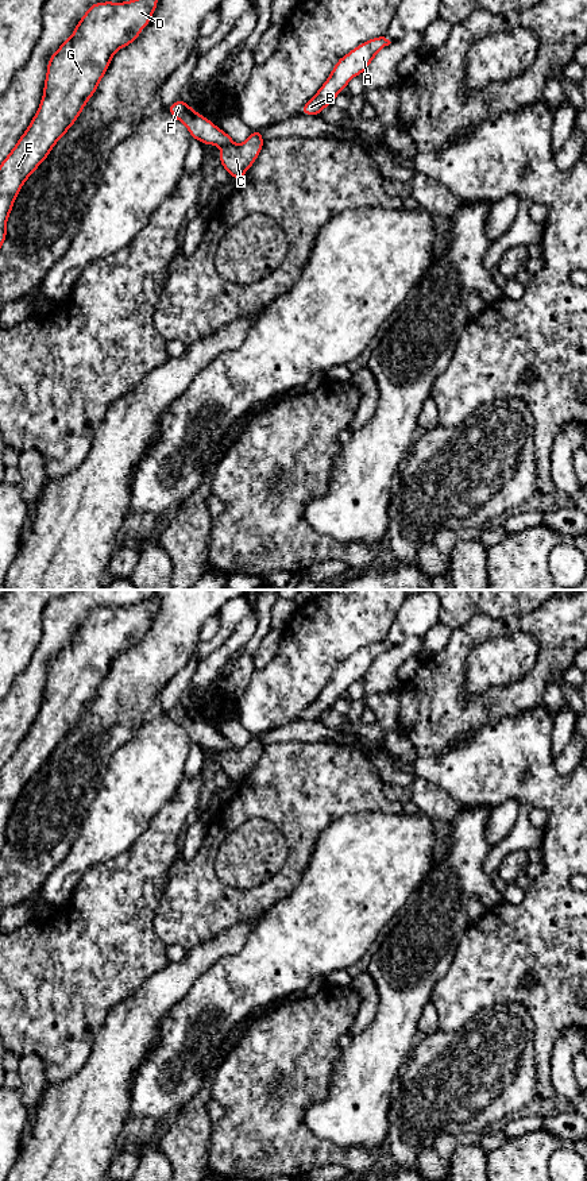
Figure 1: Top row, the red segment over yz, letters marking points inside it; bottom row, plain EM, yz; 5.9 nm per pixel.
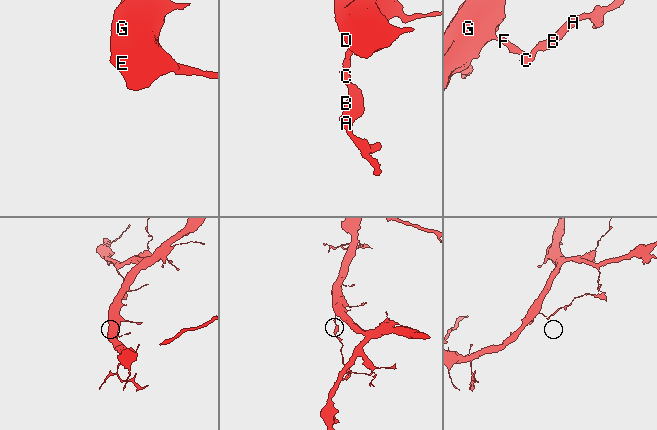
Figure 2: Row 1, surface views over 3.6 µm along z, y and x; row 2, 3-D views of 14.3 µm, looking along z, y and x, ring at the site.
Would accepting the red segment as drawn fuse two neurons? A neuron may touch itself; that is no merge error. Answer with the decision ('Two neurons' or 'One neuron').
Two neurons

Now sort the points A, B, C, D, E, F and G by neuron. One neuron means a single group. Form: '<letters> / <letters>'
A B C / D E F G

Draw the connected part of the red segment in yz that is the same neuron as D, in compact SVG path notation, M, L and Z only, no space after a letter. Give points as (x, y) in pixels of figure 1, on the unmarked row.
M151 597L127 607L94 607L77 628L72 641L50 661L39 714L0 769L0 853L7 842L8 821L24 786L49 761L54 749L77 725L85 707L94 699L113 659L135 647L142 633L150 628L158 605L158 598Z

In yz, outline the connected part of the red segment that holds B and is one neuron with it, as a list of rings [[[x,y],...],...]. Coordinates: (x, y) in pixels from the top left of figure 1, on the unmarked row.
[[[385,641],[374,642],[341,661],[320,695],[302,711],[301,719],[320,719],[328,709],[333,707],[340,695],[347,692],[350,684],[363,679],[372,663],[390,648]]]

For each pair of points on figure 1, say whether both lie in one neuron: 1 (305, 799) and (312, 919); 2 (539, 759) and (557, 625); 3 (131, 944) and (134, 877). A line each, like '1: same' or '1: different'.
1: different
2: different
3: same

